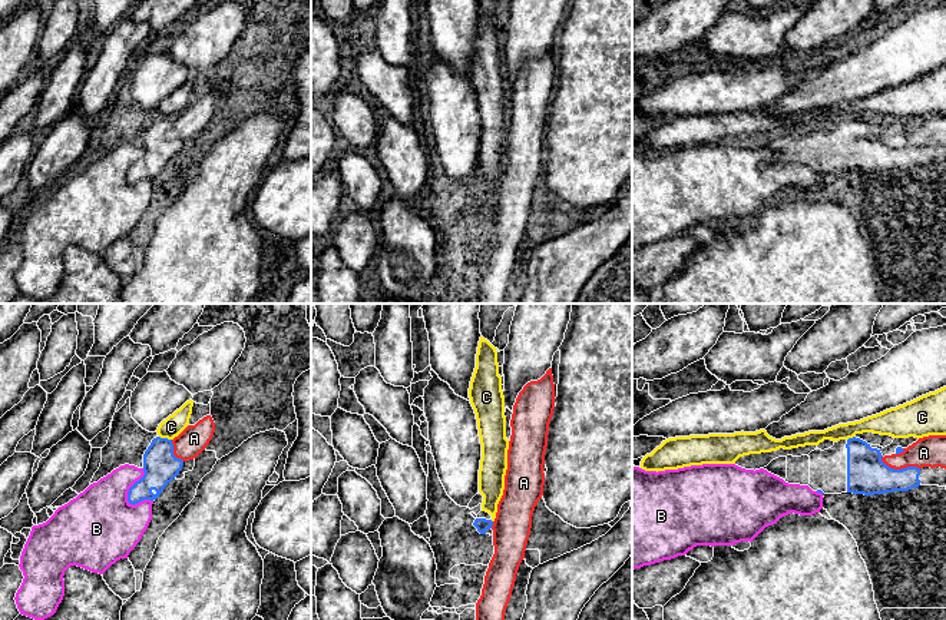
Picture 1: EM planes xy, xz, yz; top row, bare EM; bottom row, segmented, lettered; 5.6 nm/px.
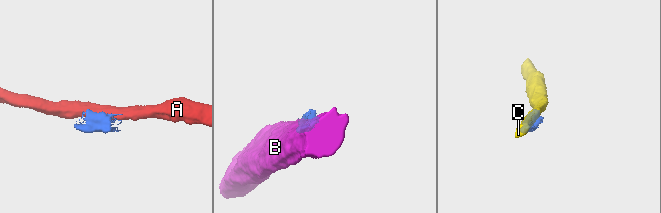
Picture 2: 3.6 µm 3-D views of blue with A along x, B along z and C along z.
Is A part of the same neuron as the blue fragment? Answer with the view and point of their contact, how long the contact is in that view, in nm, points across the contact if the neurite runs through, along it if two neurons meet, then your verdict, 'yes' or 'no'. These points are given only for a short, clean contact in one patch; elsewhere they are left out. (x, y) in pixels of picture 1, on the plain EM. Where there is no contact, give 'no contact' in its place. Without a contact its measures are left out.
contact yz (899, 149); length 240 nm; no

